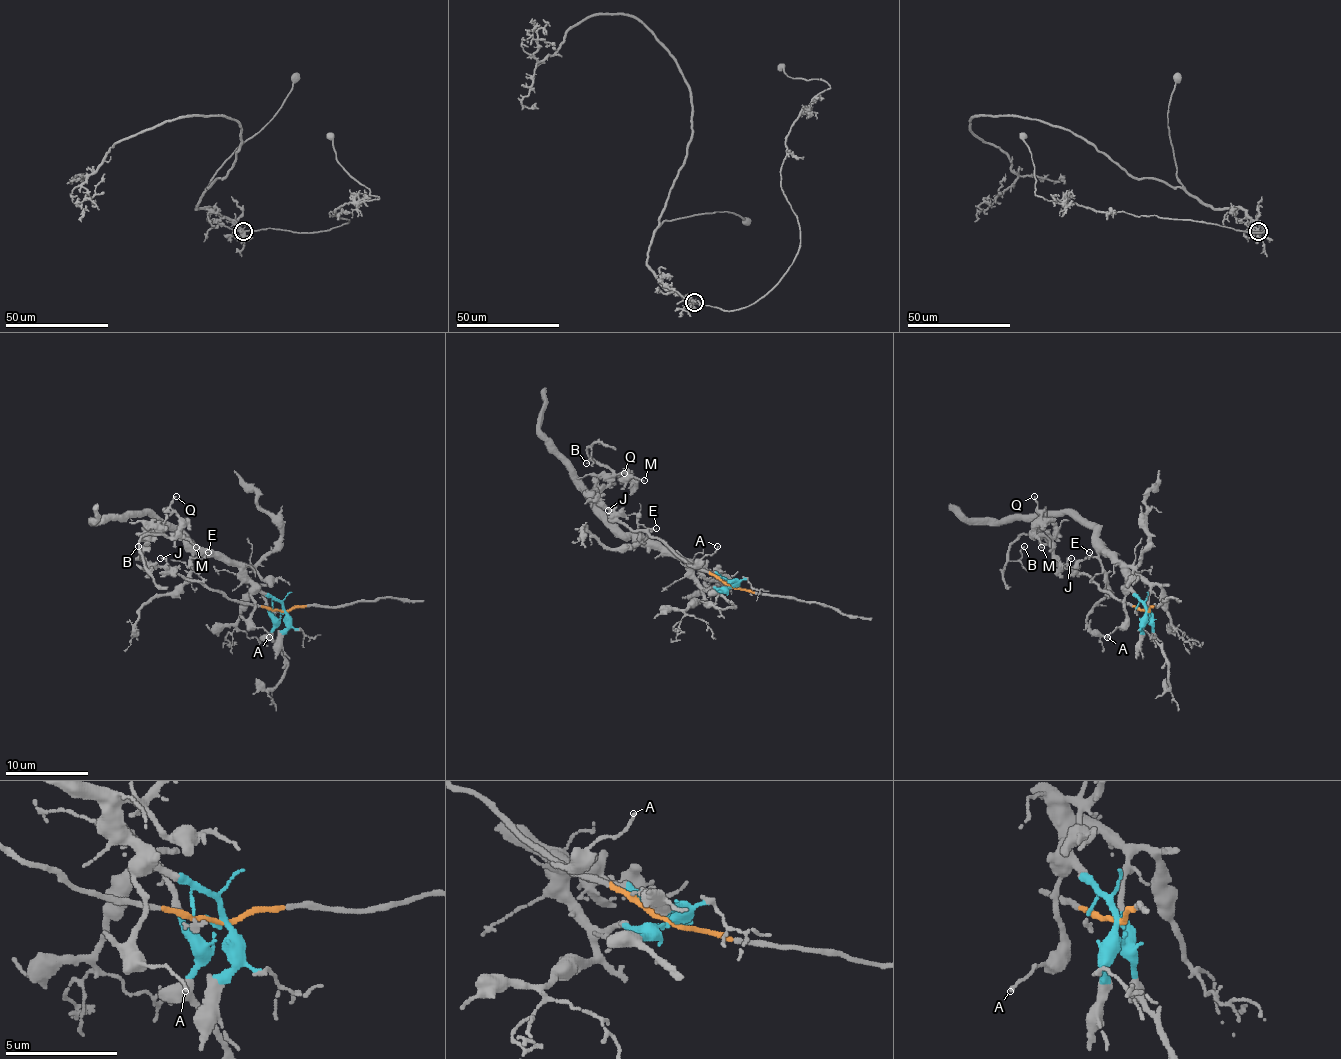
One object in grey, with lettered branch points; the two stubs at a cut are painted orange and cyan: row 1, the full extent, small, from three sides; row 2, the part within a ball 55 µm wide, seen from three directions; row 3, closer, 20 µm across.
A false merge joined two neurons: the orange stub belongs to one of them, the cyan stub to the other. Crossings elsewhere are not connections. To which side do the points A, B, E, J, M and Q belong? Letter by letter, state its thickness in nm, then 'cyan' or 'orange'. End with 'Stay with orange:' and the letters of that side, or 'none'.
A: 120 nm | cyan
B: 120 nm | orange
E: 80 nm | cyan
J: 160 nm | orange
M: 120 nm | orange
Q: 150 nm | orange
Stay with orange: B, J, M, Q

